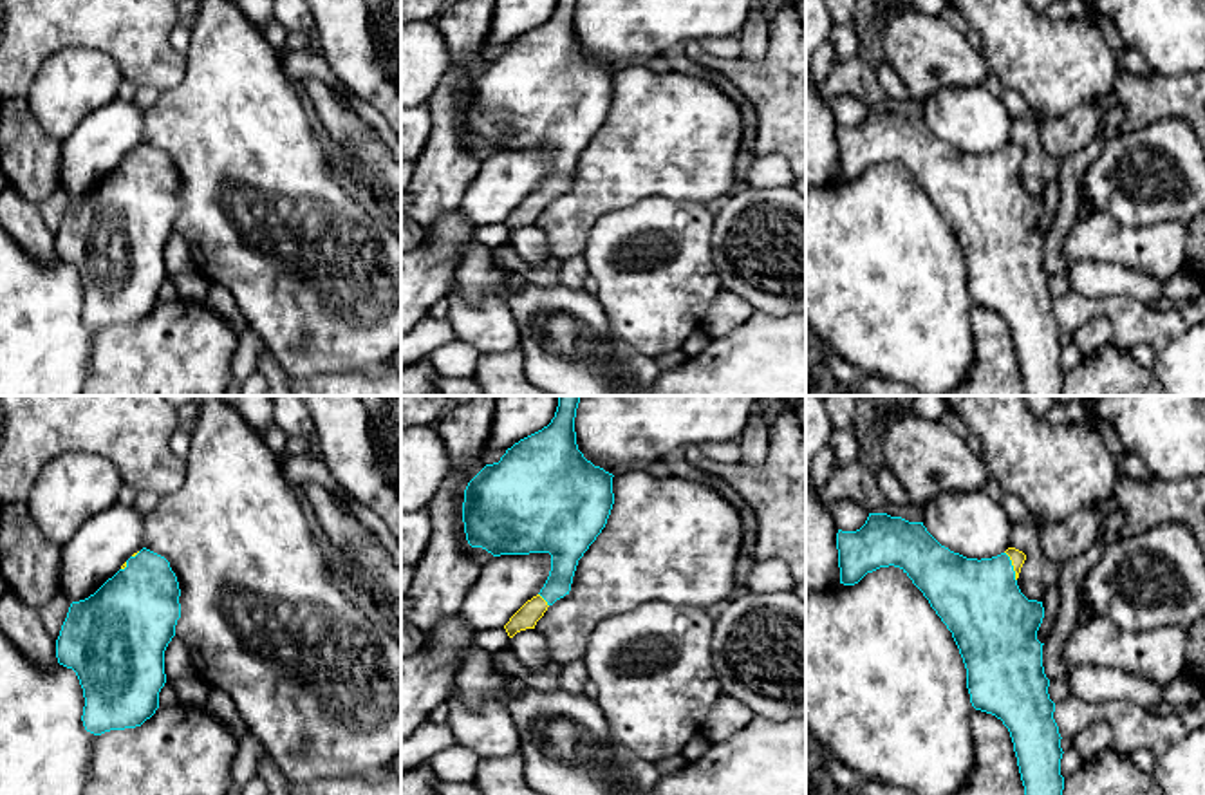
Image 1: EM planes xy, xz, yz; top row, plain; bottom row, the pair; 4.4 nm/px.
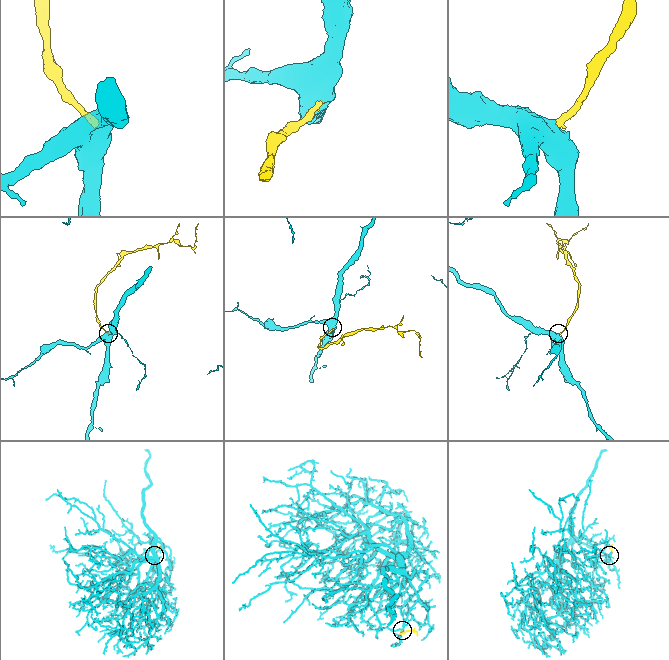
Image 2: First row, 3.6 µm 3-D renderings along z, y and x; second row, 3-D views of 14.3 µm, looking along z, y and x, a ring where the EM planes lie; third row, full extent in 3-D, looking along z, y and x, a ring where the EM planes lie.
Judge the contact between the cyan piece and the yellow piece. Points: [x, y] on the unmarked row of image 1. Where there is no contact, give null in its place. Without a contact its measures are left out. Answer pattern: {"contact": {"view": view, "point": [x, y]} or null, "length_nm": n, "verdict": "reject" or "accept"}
{"contact": {"view": "yz", "point": [1012, 161]}, "length_nm": 140, "verdict": "accept"}

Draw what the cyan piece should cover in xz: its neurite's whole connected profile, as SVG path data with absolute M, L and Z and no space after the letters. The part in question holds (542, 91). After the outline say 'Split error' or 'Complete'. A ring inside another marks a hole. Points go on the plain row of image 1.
M558 0L547 22L486 60L464 85L462 117L472 143L493 152L551 150L544 182L504 220L509 233L535 224L547 202L569 190L578 155L614 99L614 70L578 45L576 4Z. Split error

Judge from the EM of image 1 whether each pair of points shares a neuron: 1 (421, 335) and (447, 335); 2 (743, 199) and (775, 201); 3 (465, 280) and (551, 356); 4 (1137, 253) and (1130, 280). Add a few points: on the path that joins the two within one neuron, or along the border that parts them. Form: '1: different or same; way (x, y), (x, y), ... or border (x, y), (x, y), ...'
1: same; way (427, 335), (441, 335)
2: same; way (750, 203), (768, 203)
3: same; way (490, 280), (544, 331)
4: different; border (1092, 261), (1117, 262), (1144, 271), (1158, 284)

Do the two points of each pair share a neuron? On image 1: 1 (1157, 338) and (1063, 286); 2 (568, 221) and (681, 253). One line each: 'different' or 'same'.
1: different
2: different

